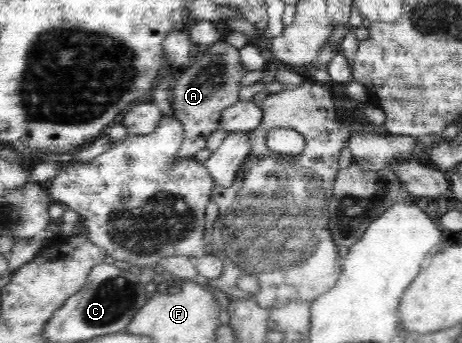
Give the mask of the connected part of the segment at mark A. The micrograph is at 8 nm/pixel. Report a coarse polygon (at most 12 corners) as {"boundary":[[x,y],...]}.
{"boundary":[[224,38],[171,85],[177,160],[207,148],[248,71]]}

